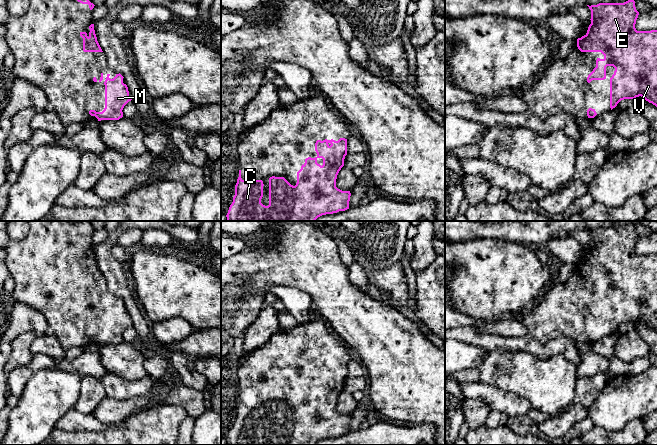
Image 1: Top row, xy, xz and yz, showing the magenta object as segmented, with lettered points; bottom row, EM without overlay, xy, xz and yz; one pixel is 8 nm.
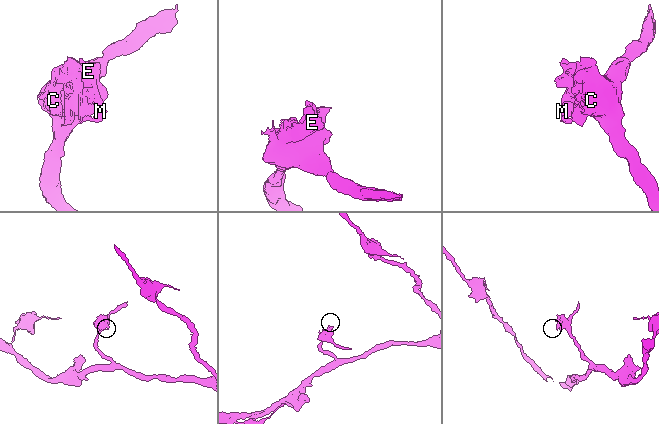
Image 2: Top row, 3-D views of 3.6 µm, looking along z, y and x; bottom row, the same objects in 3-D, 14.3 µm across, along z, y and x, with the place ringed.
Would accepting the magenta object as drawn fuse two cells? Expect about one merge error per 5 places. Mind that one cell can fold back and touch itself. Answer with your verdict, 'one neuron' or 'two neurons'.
one neuron

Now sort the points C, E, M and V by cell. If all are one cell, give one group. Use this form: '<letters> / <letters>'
C E M V

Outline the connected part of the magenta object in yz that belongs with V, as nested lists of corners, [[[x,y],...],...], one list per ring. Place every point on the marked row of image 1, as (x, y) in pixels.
[[[634,0],[587,6],[591,10],[591,24],[587,33],[577,39],[577,47],[581,52],[601,52],[604,55],[603,59],[597,58],[596,67],[588,75],[587,82],[606,79],[606,67],[613,66],[615,71],[610,78],[611,110],[621,100],[639,96],[657,107],[657,30],[636,30],[639,12]]]

